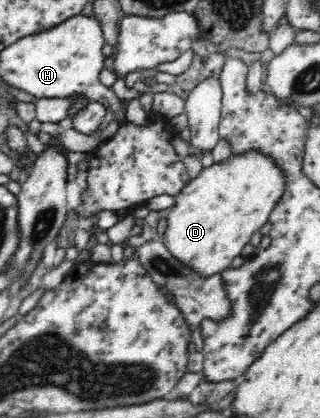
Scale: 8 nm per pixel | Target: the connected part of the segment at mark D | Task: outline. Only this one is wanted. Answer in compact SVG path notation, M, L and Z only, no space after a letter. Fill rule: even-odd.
M234 155L224 163L214 163L188 181L173 198L174 204L168 210L166 228L160 235L161 241L175 260L187 266L200 278L219 274L230 267L232 259L240 255L242 248L249 243L250 236L268 221L270 211L278 202L283 190L284 179L281 170L270 159L266 159L266 155Z

